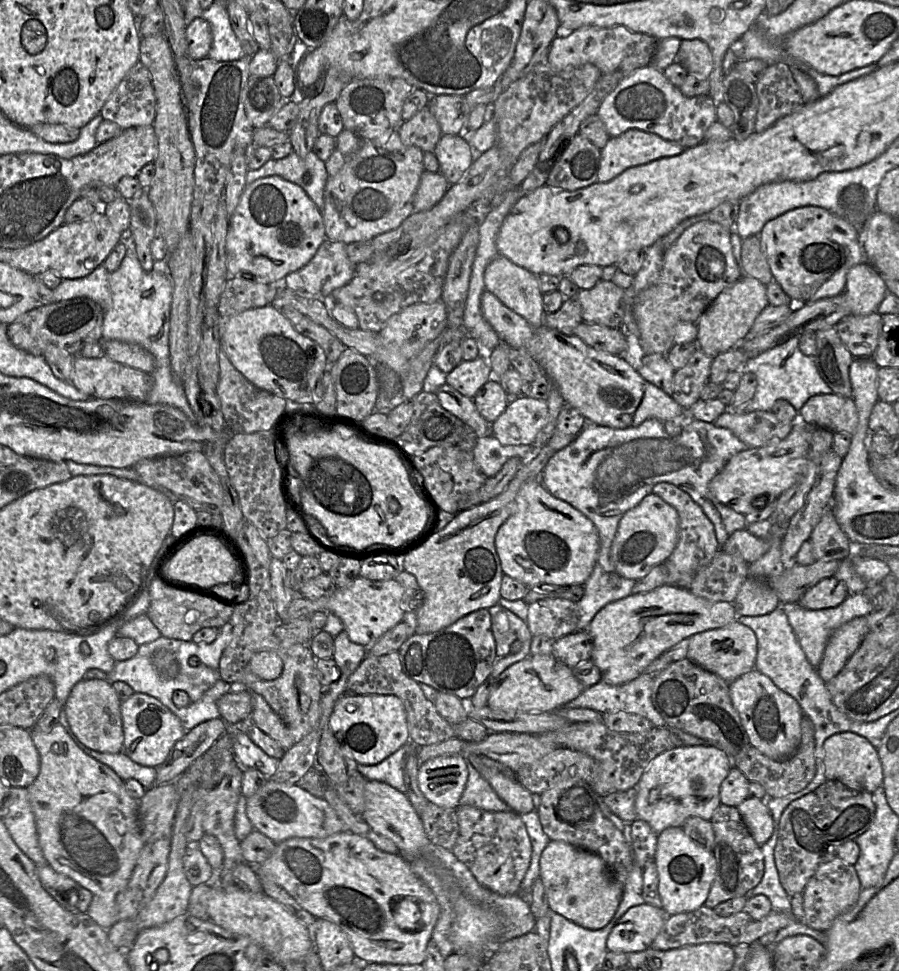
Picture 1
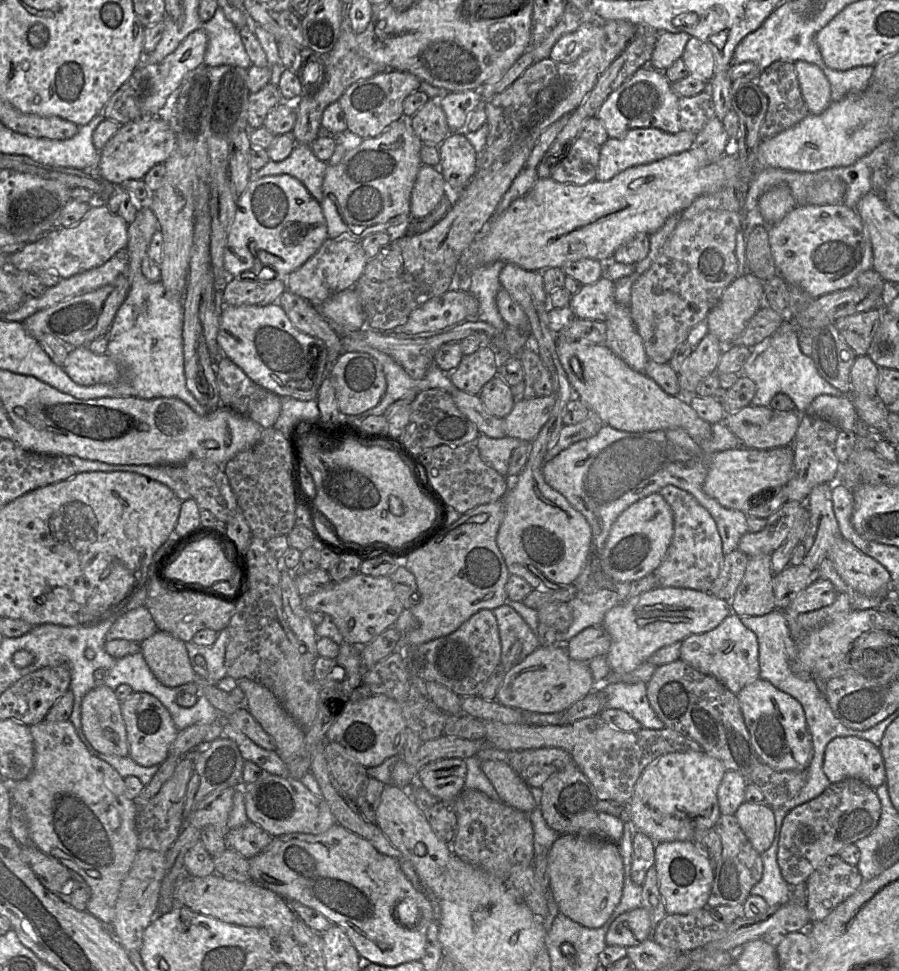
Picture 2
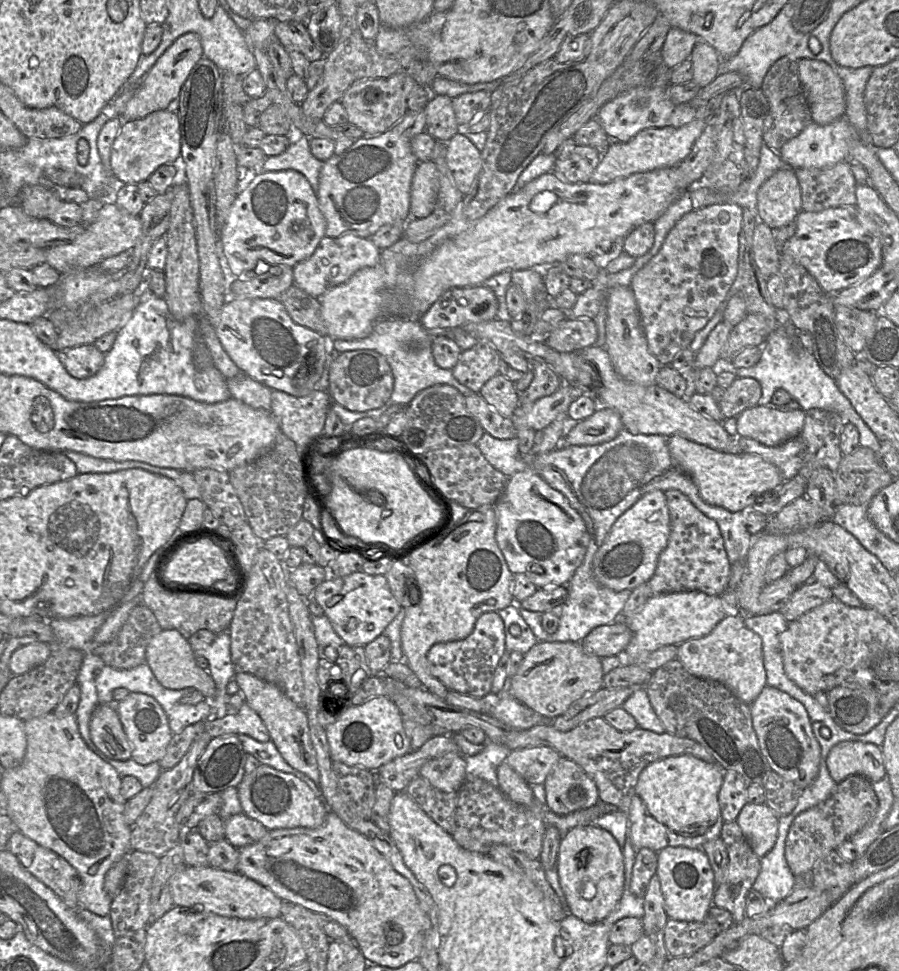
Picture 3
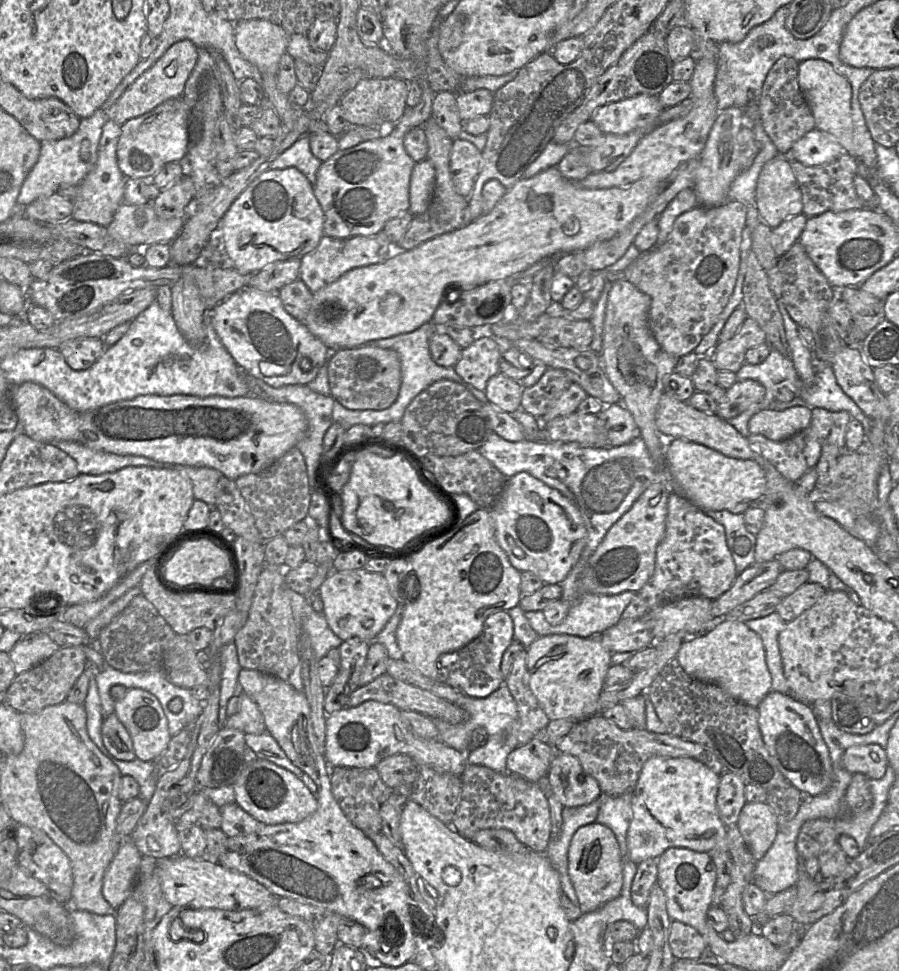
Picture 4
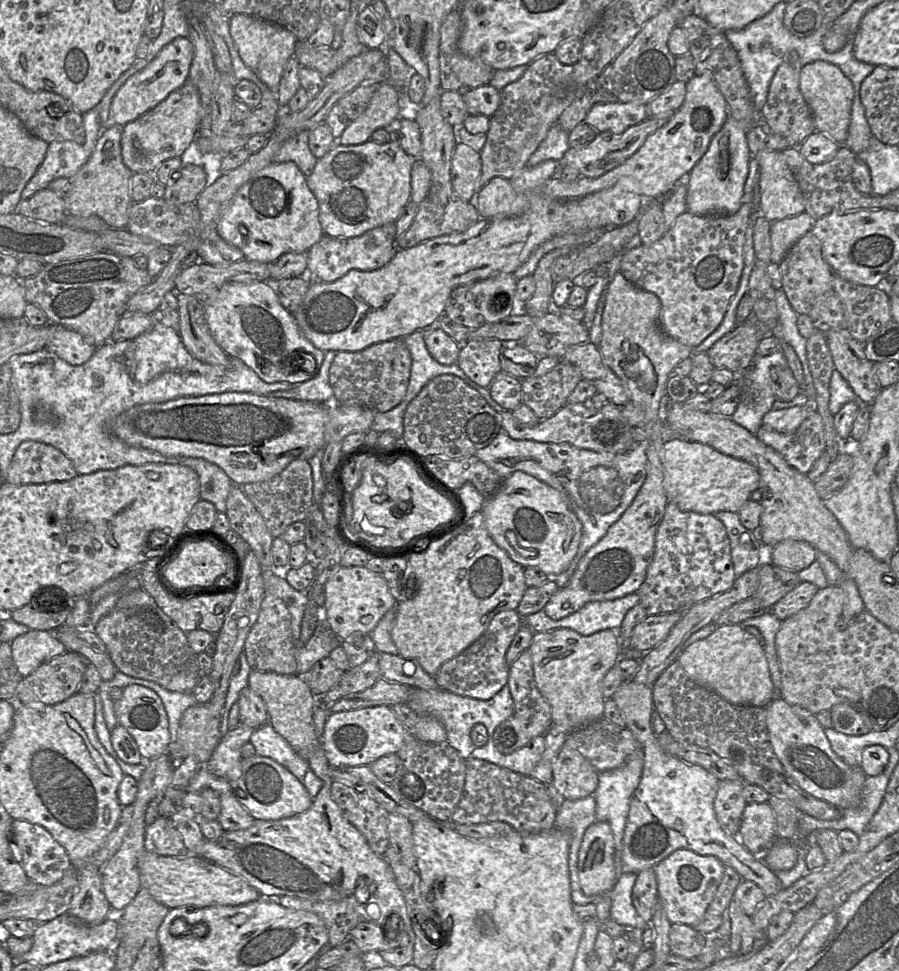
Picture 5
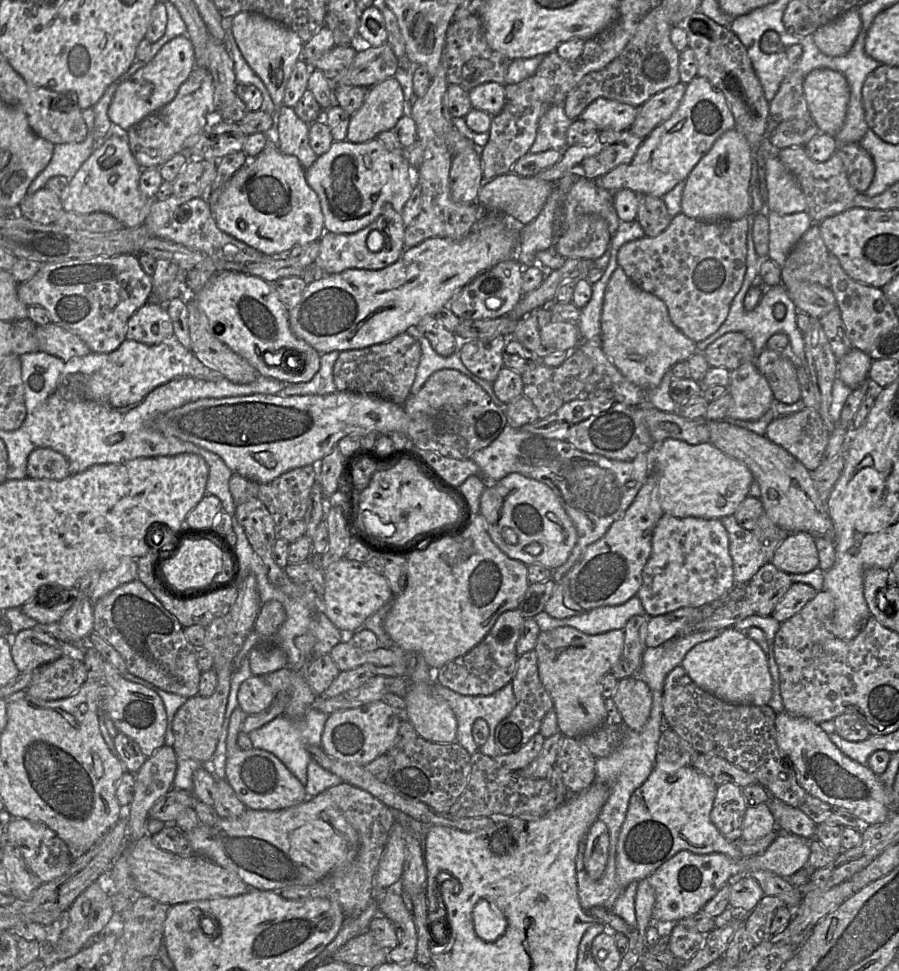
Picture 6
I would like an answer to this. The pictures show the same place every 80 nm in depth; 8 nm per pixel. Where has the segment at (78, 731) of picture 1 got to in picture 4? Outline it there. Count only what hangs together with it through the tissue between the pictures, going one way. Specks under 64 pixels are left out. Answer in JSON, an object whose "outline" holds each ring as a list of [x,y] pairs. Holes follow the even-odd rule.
{"outline":[[[115,713],[103,719],[101,737],[108,752],[117,760],[136,759],[131,737]]]}

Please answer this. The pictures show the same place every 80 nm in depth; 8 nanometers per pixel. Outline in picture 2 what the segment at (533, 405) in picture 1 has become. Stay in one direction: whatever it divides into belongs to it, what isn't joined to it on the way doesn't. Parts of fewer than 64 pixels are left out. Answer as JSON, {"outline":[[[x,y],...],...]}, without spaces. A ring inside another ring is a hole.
{"outline":[[[553,395],[518,399],[504,418],[506,436],[532,442],[548,421],[554,405]]]}

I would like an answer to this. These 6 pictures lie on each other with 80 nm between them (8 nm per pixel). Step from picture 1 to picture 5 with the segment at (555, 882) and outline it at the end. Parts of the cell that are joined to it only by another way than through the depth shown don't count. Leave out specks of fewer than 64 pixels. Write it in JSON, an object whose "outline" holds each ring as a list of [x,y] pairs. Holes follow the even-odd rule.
{"outline":[[[594,822],[583,836],[578,854],[578,877],[587,896],[610,893],[617,883],[614,867],[615,843],[610,825]]]}

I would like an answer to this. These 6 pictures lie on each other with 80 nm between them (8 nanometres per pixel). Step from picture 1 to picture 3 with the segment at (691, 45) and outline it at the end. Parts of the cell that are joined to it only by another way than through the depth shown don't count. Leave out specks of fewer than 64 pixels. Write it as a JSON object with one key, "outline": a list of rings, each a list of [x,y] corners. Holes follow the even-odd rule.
{"outline":[[[698,41],[690,54],[692,62],[692,80],[700,86],[706,86],[718,75],[720,56],[711,45],[704,41]]]}

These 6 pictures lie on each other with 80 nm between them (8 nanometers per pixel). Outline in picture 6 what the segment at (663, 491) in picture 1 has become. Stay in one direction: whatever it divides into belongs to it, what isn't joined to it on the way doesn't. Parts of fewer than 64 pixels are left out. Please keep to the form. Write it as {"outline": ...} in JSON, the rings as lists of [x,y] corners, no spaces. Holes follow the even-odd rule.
{"outline":[[[664,513],[654,529],[651,555],[642,571],[642,584],[637,593],[646,615],[662,615],[682,607],[702,608],[721,601],[734,585],[729,537],[721,520],[675,517]]]}

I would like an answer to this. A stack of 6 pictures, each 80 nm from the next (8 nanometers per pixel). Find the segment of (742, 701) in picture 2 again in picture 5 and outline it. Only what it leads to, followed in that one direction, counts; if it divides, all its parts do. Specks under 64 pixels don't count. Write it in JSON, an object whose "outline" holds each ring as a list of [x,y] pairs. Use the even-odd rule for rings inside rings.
{"outline":[[[778,696],[766,707],[766,724],[775,755],[801,789],[840,810],[858,806],[866,776],[834,753],[813,713]]]}

